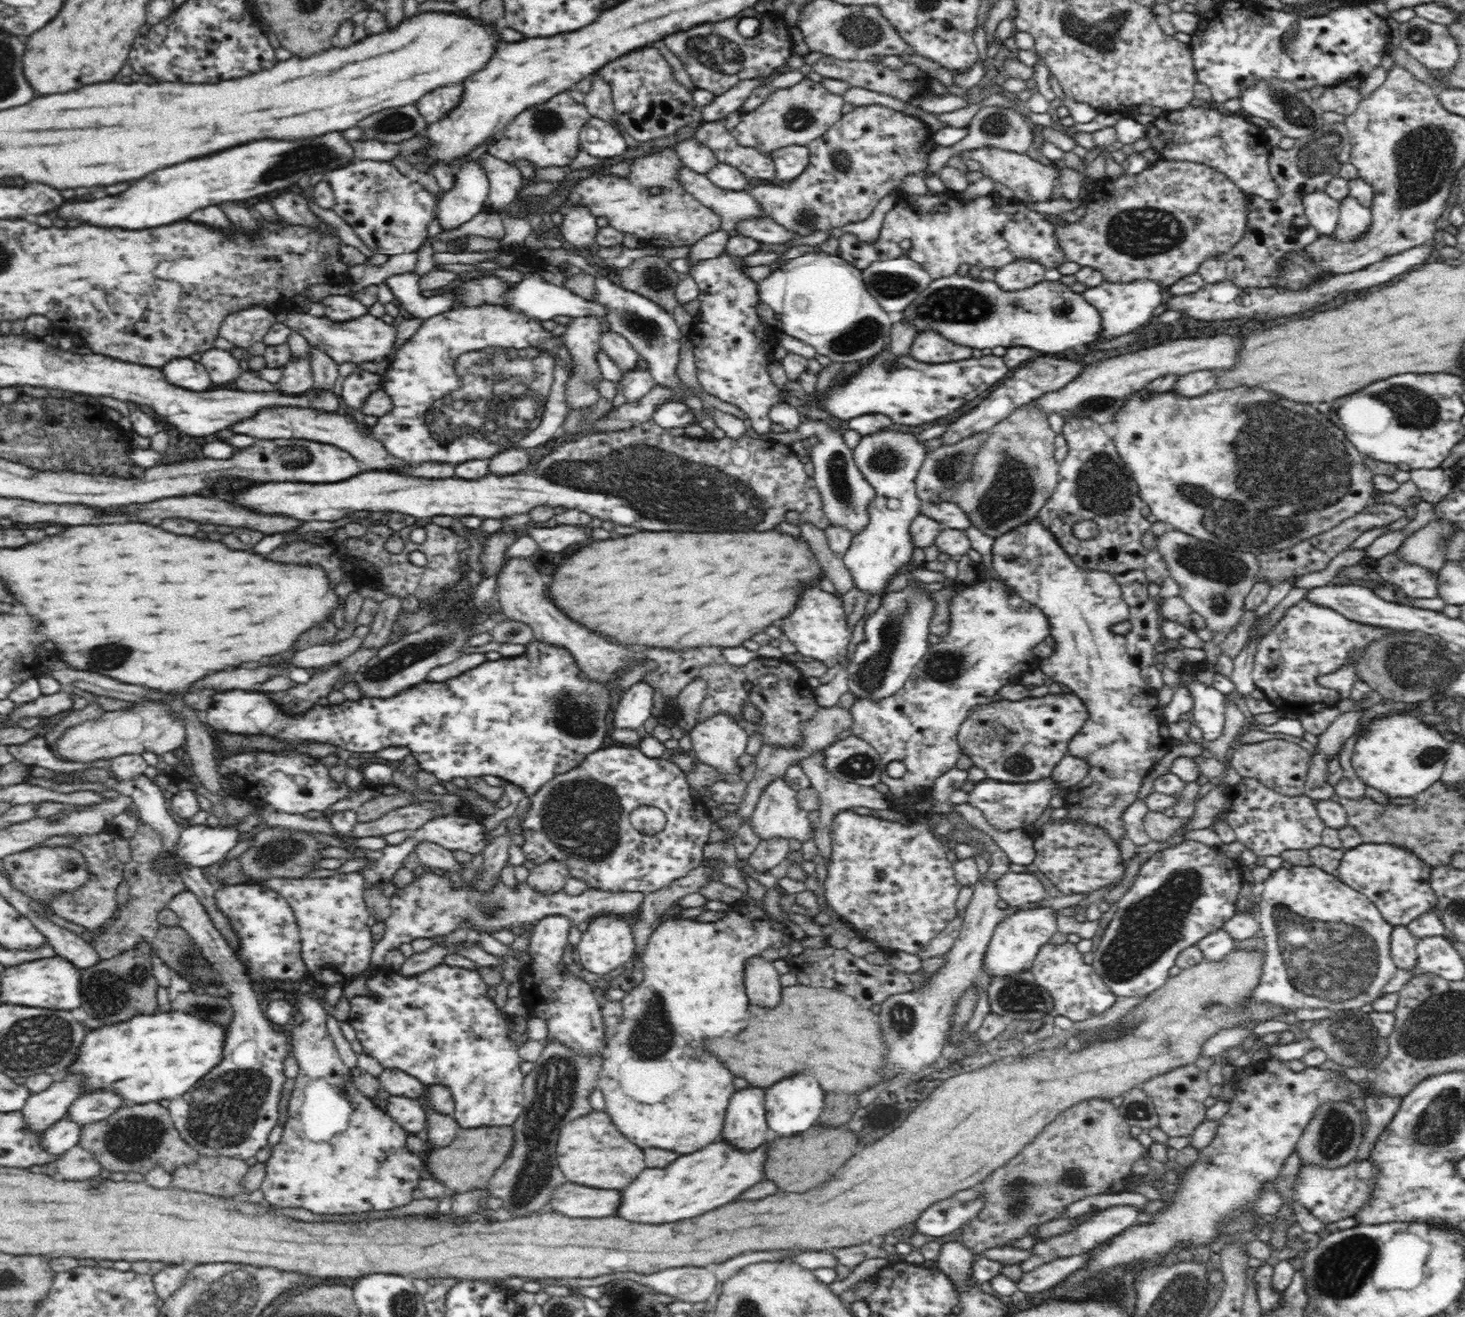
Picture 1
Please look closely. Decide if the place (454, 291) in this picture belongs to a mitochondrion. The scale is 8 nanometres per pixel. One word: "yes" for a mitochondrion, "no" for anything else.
no

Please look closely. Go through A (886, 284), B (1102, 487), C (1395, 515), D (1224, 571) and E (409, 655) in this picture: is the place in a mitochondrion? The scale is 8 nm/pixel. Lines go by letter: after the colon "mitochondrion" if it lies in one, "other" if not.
A: mitochondrion
B: mitochondrion
C: other
D: mitochondrion
E: mitochondrion

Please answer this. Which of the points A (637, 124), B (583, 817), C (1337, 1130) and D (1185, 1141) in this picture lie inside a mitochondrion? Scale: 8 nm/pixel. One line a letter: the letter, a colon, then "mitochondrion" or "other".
A: other
B: mitochondrion
C: mitochondrion
D: other

